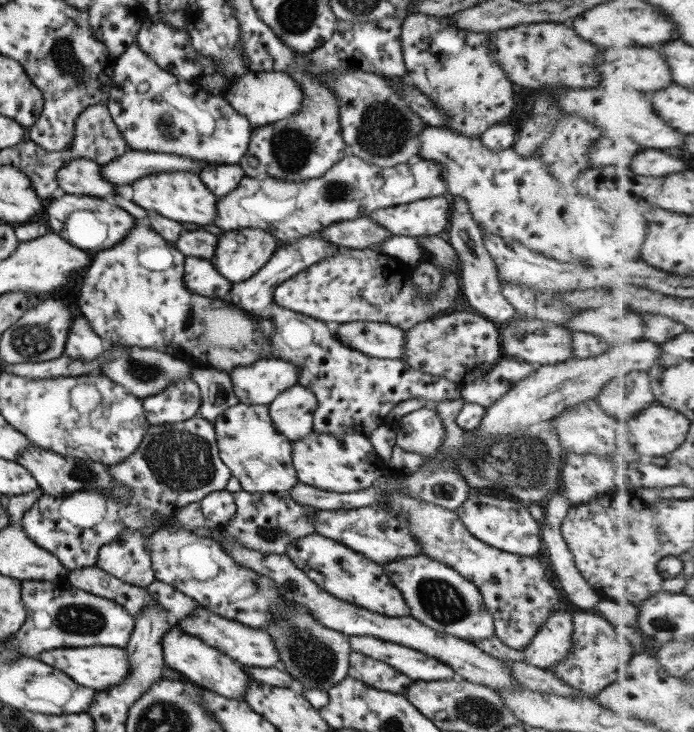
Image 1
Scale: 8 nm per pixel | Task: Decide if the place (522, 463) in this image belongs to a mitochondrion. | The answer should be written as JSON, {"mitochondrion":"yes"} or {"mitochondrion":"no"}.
{"mitochondrion":"yes"}

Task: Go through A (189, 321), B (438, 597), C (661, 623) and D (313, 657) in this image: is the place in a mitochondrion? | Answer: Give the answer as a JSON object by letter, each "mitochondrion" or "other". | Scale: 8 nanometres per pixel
{"A":"other","B":"mitochondrion","C":"mitochondrion","D":"mitochondrion"}

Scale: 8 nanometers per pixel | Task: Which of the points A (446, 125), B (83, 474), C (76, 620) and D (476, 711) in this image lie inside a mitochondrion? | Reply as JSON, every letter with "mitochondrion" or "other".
{"A":"other","B":"mitochondrion","C":"mitochondrion","D":"mitochondrion"}

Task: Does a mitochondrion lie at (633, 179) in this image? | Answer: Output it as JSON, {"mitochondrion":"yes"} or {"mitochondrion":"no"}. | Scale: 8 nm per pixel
{"mitochondrion":"no"}

